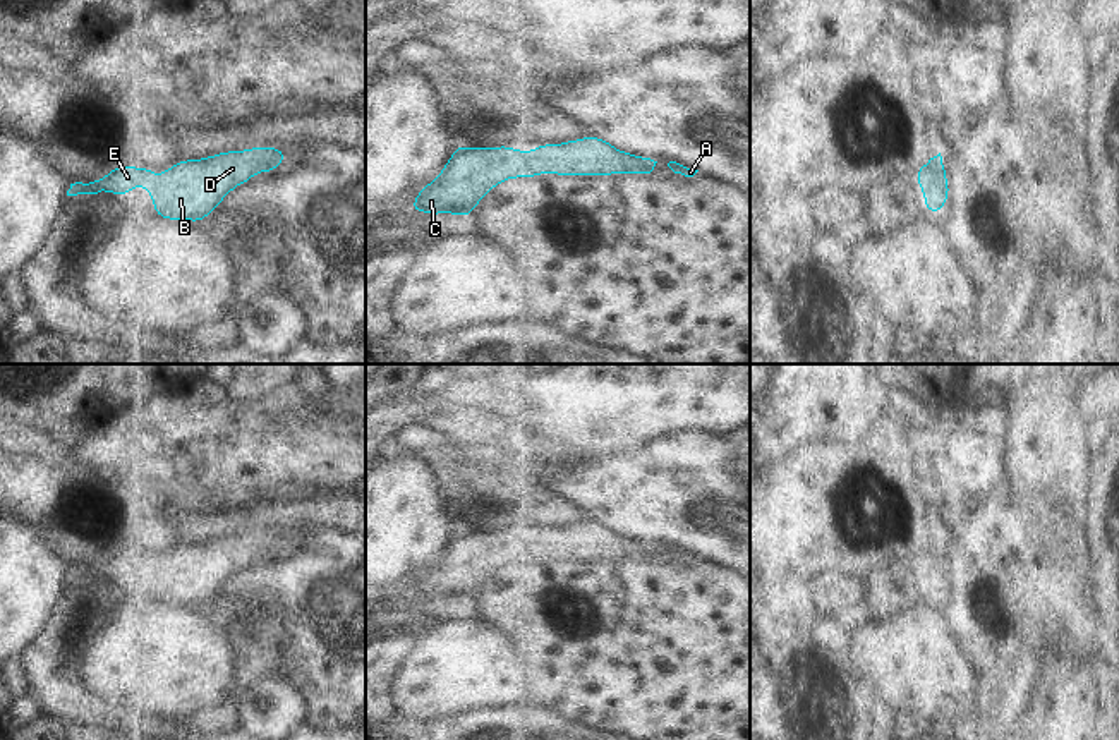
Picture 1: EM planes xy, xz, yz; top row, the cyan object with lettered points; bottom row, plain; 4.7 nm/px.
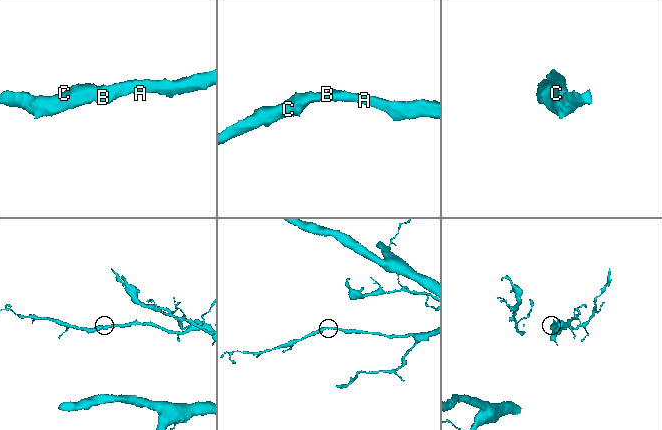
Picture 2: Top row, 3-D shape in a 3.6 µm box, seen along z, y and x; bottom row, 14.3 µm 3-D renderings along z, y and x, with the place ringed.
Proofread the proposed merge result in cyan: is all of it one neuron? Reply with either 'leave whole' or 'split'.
leave whole

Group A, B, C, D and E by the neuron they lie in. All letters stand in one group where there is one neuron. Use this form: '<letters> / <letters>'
A B C D E

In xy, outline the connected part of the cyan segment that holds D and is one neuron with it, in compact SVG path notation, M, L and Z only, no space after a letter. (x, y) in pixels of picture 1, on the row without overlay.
M261 531L223 536L194 546L184 543L158 561L149 551L117 549L100 565L70 568L67 580L108 575L118 582L134 572L148 572L156 601L165 604L203 606L237 570L259 556L273 556L288 539L280 532Z

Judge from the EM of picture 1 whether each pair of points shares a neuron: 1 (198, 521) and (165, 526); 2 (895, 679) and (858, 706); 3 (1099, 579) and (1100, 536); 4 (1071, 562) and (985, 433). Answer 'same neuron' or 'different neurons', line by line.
1: different neurons
2: different neurons
3: same neuron
4: different neurons

